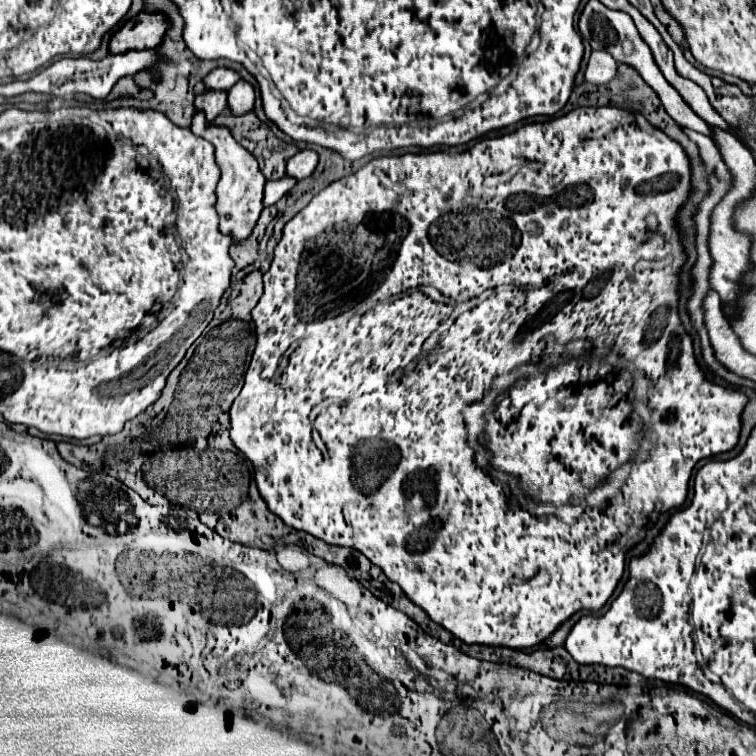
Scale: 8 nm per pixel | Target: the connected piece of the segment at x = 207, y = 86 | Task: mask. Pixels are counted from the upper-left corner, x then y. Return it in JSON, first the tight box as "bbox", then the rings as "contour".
{"bbox":[204,68,238,90],"contour":[[[216,68],[204,78],[204,90],[230,90],[238,82],[238,74],[230,68]]]}

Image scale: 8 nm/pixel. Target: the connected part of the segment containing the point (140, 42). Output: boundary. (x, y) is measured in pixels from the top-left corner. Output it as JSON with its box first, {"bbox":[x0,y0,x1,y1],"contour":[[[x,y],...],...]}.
{"bbox":[110,12,170,54],"contour":[[[140,12],[112,36],[110,54],[124,54],[128,50],[152,50],[162,42],[168,26],[170,24],[162,14]]]}

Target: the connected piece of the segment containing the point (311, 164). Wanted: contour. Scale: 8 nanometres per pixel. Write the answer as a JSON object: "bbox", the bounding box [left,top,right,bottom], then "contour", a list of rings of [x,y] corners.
{"bbox":[286,150,318,180],"contour":[[[302,150],[288,160],[286,176],[292,176],[296,180],[304,180],[314,172],[316,164],[318,164],[318,154],[314,150]]]}

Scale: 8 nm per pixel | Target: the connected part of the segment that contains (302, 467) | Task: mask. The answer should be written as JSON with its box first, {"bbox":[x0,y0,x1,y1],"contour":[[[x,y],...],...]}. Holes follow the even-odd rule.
{"bbox":[230,106,748,648],"contour":[[[592,106],[592,108],[576,108],[576,110],[572,110],[572,112],[568,112],[568,114],[566,114],[566,116],[560,116],[560,118],[554,118],[554,120],[550,120],[550,122],[544,122],[544,124],[526,124],[526,126],[520,126],[520,128],[518,128],[518,130],[514,130],[514,132],[510,132],[510,134],[506,134],[506,136],[500,136],[500,138],[486,138],[486,140],[480,140],[480,142],[478,142],[478,144],[476,144],[476,146],[472,146],[472,148],[470,148],[470,150],[466,150],[466,152],[462,152],[462,154],[458,154],[458,152],[454,152],[454,154],[448,154],[448,152],[430,152],[430,154],[404,154],[404,156],[394,156],[394,158],[392,158],[392,156],[382,156],[382,158],[374,158],[374,160],[370,160],[370,162],[368,162],[368,164],[366,164],[366,166],[364,166],[364,168],[360,168],[360,170],[358,170],[358,172],[354,172],[354,174],[350,174],[350,176],[344,176],[344,178],[340,178],[340,180],[336,180],[336,182],[332,182],[332,184],[328,184],[328,186],[326,186],[326,188],[324,188],[324,190],[320,190],[320,192],[318,192],[318,194],[316,194],[316,196],[314,196],[314,198],[312,198],[312,200],[310,200],[310,204],[308,204],[308,206],[306,206],[306,208],[304,208],[304,210],[300,210],[300,212],[298,212],[298,214],[296,214],[296,216],[294,216],[294,218],[292,218],[292,220],[290,220],[290,222],[288,222],[288,224],[286,224],[286,226],[284,226],[284,232],[282,232],[282,240],[280,240],[280,242],[278,242],[278,246],[276,246],[276,250],[274,250],[274,260],[272,260],[272,266],[270,266],[270,270],[268,270],[268,272],[266,272],[266,274],[264,274],[264,294],[262,294],[262,298],[260,298],[260,302],[258,302],[258,304],[256,304],[256,308],[254,308],[254,310],[252,310],[252,320],[254,320],[254,324],[256,324],[256,334],[258,334],[258,342],[256,342],[256,350],[254,350],[254,354],[252,354],[252,362],[250,362],[250,366],[248,366],[248,372],[246,372],[246,382],[244,382],[244,388],[242,388],[242,392],[240,392],[240,394],[238,394],[238,398],[236,398],[236,400],[234,400],[234,404],[232,404],[232,408],[230,408],[230,438],[232,438],[232,442],[234,442],[234,446],[236,446],[236,448],[238,448],[238,450],[240,450],[240,452],[242,452],[242,454],[244,454],[244,456],[246,456],[246,458],[248,458],[248,460],[250,460],[250,462],[252,462],[252,466],[254,466],[254,478],[256,478],[256,486],[258,486],[258,492],[260,492],[260,496],[262,496],[262,498],[264,498],[264,502],[266,502],[266,504],[268,504],[268,508],[270,508],[270,512],[274,512],[274,514],[276,514],[276,516],[278,516],[278,518],[282,518],[282,522],[284,522],[284,524],[288,524],[288,526],[290,526],[290,528],[296,528],[296,530],[304,530],[304,532],[308,532],[308,534],[312,534],[312,536],[316,536],[316,538],[320,538],[320,540],[324,540],[324,542],[328,542],[328,544],[334,544],[334,546],[348,546],[348,548],[354,548],[354,550],[360,550],[360,552],[362,552],[362,554],[364,554],[364,556],[366,556],[366,558],[368,558],[368,560],[370,560],[370,562],[372,562],[372,564],[376,564],[376,566],[378,566],[378,568],[382,568],[382,572],[384,572],[384,574],[386,574],[386,576],[388,576],[388,580],[392,580],[392,582],[396,582],[396,584],[398,584],[398,586],[400,586],[400,588],[402,588],[402,590],[404,590],[404,594],[406,594],[406,596],[408,596],[408,598],[410,598],[410,600],[412,600],[412,602],[414,602],[414,604],[416,604],[416,606],[420,606],[420,608],[422,608],[422,610],[424,610],[424,612],[426,612],[426,614],[428,614],[428,616],[430,616],[430,618],[432,618],[432,620],[434,620],[434,622],[436,622],[436,624],[440,624],[440,626],[442,626],[442,628],[446,628],[446,630],[448,630],[448,632],[452,632],[452,636],[454,636],[454,638],[460,638],[460,640],[462,640],[462,642],[464,642],[464,644],[486,644],[486,646],[508,646],[508,648],[532,648],[532,646],[536,646],[536,644],[542,644],[542,642],[544,642],[544,640],[546,640],[546,638],[550,638],[550,636],[552,636],[552,634],[554,634],[554,632],[556,632],[556,630],[558,630],[558,628],[560,628],[560,626],[562,626],[562,624],[564,624],[564,622],[566,622],[566,620],[568,620],[568,618],[570,618],[570,616],[572,616],[572,614],[576,614],[576,612],[580,612],[580,610],[594,610],[594,612],[598,612],[598,610],[600,610],[600,608],[602,608],[602,606],[604,606],[604,604],[606,604],[606,602],[608,602],[608,598],[610,598],[610,596],[612,596],[612,592],[614,592],[614,590],[616,590],[616,586],[618,586],[618,582],[620,582],[620,578],[622,578],[622,574],[624,574],[624,552],[626,552],[626,550],[628,550],[628,548],[626,548],[626,546],[630,546],[630,548],[632,548],[632,546],[634,546],[634,544],[638,544],[638,542],[640,542],[640,540],[642,540],[642,538],[644,538],[644,528],[646,528],[646,526],[648,526],[648,524],[652,524],[652,522],[656,522],[656,520],[658,520],[658,514],[662,514],[662,512],[668,512],[668,510],[672,510],[672,508],[676,508],[676,506],[682,506],[682,504],[684,504],[684,500],[686,500],[686,494],[688,494],[688,480],[690,480],[690,472],[692,472],[692,468],[694,468],[694,466],[696,466],[696,462],[698,462],[698,460],[702,460],[702,458],[710,458],[710,456],[716,456],[716,454],[722,454],[722,452],[730,452],[730,450],[732,450],[732,448],[734,448],[734,446],[736,446],[736,444],[738,444],[738,438],[740,438],[740,426],[742,426],[742,418],[740,418],[740,414],[742,414],[742,412],[744,412],[744,406],[746,406],[746,402],[748,402],[748,398],[746,398],[746,394],[744,394],[744,392],[740,392],[740,390],[730,390],[730,388],[724,388],[724,386],[718,386],[718,384],[714,384],[714,382],[710,382],[710,380],[708,380],[708,378],[706,378],[706,374],[704,374],[704,372],[702,372],[702,368],[700,368],[700,366],[698,366],[698,362],[696,362],[696,356],[694,356],[694,344],[692,344],[692,338],[690,338],[690,334],[688,334],[688,332],[686,332],[686,330],[684,330],[684,326],[682,326],[682,322],[680,322],[680,316],[678,316],[678,298],[680,298],[680,292],[678,292],[678,288],[680,288],[680,270],[682,270],[682,266],[684,266],[684,262],[686,262],[686,254],[684,254],[684,246],[682,246],[682,240],[680,240],[680,232],[678,232],[678,210],[680,210],[680,206],[684,206],[684,202],[686,202],[686,200],[688,200],[688,196],[690,196],[690,190],[692,190],[692,182],[690,182],[690,176],[692,176],[692,172],[690,172],[690,158],[688,158],[688,154],[686,154],[686,150],[684,150],[684,148],[682,148],[682,146],[680,146],[680,144],[678,144],[678,142],[676,142],[676,140],[672,140],[672,138],[670,138],[670,136],[666,136],[666,134],[664,134],[664,132],[662,132],[662,130],[660,130],[660,128],[654,128],[654,126],[650,126],[650,122],[648,122],[648,120],[646,120],[646,118],[644,118],[644,116],[642,116],[642,114],[640,114],[640,112],[630,112],[630,110],[622,110],[622,108],[614,108],[614,106],[602,106],[602,108],[594,108],[594,106]],[[472,212],[476,212],[476,220],[474,220],[474,236],[472,236]],[[504,224],[506,224],[506,246],[504,246],[504,244],[502,244],[502,246],[500,246],[500,244],[494,244],[494,242],[498,242],[498,232],[502,232],[502,226],[504,226]],[[348,284],[354,284],[354,286],[356,286],[356,290],[348,290]],[[416,286],[434,286],[434,288],[436,288],[436,290],[440,290],[440,292],[442,292],[442,294],[444,294],[444,296],[446,296],[446,298],[450,298],[450,300],[454,300],[454,302],[464,302],[464,304],[466,304],[466,310],[464,310],[464,312],[462,312],[462,314],[460,314],[460,316],[456,316],[456,314],[454,314],[454,320],[452,320],[452,324],[450,324],[450,328],[448,328],[448,330],[444,330],[444,332],[442,332],[442,334],[440,334],[440,338],[438,338],[438,344],[436,344],[436,346],[438,346],[438,350],[430,350],[430,352],[420,352],[420,350],[422,350],[422,346],[424,346],[424,342],[426,342],[426,340],[428,340],[428,338],[430,338],[430,334],[432,334],[432,332],[434,332],[434,330],[436,330],[436,328],[438,328],[438,326],[440,326],[440,324],[442,324],[442,322],[444,322],[444,320],[446,320],[446,318],[448,318],[448,316],[450,316],[450,314],[452,314],[452,310],[454,310],[454,306],[452,306],[452,304],[440,304],[440,302],[434,302],[434,300],[430,300],[430,298],[428,298],[428,296],[426,296],[426,294],[422,294],[422,292],[420,292],[420,290],[416,290]],[[374,296],[378,296],[378,298],[376,298],[376,300],[378,300],[378,302],[380,302],[380,300],[382,300],[382,302],[380,302],[380,304],[378,304],[378,302],[372,302],[372,308],[364,308],[364,310],[358,310],[358,312],[356,312],[356,308],[358,308],[358,306],[354,306],[354,308],[352,308],[352,304],[362,304],[362,302],[368,302],[368,300],[374,300]],[[600,334],[606,334],[606,336],[608,336],[608,342],[612,342],[612,350],[614,350],[614,352],[618,352],[618,354],[620,354],[620,356],[624,356],[624,358],[630,358],[630,360],[632,360],[632,361],[624,361],[624,360],[621,360],[621,359],[620,359],[620,358],[618,358],[618,357],[617,357],[617,356],[616,356],[616,355],[615,355],[615,354],[614,354],[614,353],[609,353],[609,354],[607,354],[607,355],[599,355],[599,356],[598,356],[598,355],[597,355],[597,354],[596,354],[596,353],[593,353],[593,354],[592,354],[592,355],[590,355],[590,356],[589,356],[589,357],[588,357],[588,358],[586,358],[586,360],[583,360],[583,359],[578,359],[578,360],[571,360],[571,361],[570,361],[570,362],[568,362],[568,361],[566,361],[566,362],[563,362],[563,363],[561,363],[561,364],[558,364],[558,366],[554,366],[554,368],[550,368],[550,370],[546,370],[546,372],[544,372],[544,374],[541,374],[541,367],[542,367],[542,366],[540,366],[540,365],[539,365],[539,364],[538,364],[538,362],[533,362],[533,361],[529,361],[529,362],[526,362],[526,360],[542,360],[542,358],[544,358],[544,356],[542,356],[542,350],[544,350],[544,340],[545,340],[545,342],[546,342],[546,344],[547,344],[547,345],[546,345],[546,348],[545,348],[545,351],[544,351],[544,352],[545,352],[545,354],[546,354],[546,355],[547,355],[547,357],[554,357],[554,358],[560,358],[560,350],[584,350],[584,342],[595,342],[595,340],[581,340],[581,339],[578,339],[578,340],[576,340],[576,338],[598,338],[598,336],[600,336]],[[476,346],[478,346],[478,348],[494,348],[494,360],[496,360],[496,362],[488,362],[488,356],[470,356],[470,354],[468,354],[468,352],[470,352],[470,348],[476,348]],[[633,362],[634,362],[634,364],[636,364],[636,368],[638,368],[638,370],[640,370],[640,372],[644,372],[644,374],[646,374],[646,376],[652,376],[652,378],[654,378],[654,380],[656,380],[656,392],[654,392],[654,394],[652,394],[652,396],[650,396],[650,406],[652,406],[652,408],[654,408],[654,416],[652,416],[652,422],[650,422],[650,426],[646,426],[646,430],[642,430],[642,434],[644,434],[644,432],[646,432],[646,436],[648,436],[648,438],[650,438],[650,440],[656,440],[656,444],[658,444],[658,448],[656,448],[656,452],[654,452],[654,454],[652,454],[652,456],[650,456],[650,455],[651,455],[651,450],[652,450],[652,449],[653,449],[653,445],[652,445],[652,444],[651,444],[651,443],[649,443],[649,442],[648,442],[648,441],[647,441],[647,440],[646,440],[646,439],[645,439],[645,441],[644,441],[644,438],[643,438],[643,436],[640,436],[640,437],[639,437],[639,438],[638,438],[638,432],[640,432],[640,430],[636,430],[636,432],[634,432],[634,420],[632,420],[632,416],[630,416],[630,407],[631,407],[631,413],[632,413],[632,414],[638,414],[638,416],[640,416],[640,417],[641,417],[641,418],[642,418],[642,419],[643,419],[643,420],[646,420],[646,419],[650,419],[650,417],[651,417],[651,414],[652,414],[652,411],[651,411],[651,410],[650,410],[650,408],[649,408],[649,407],[648,407],[648,391],[649,391],[649,387],[650,387],[650,386],[653,386],[653,383],[652,383],[652,381],[651,381],[651,379],[647,379],[647,378],[645,378],[645,377],[644,377],[644,375],[643,375],[643,374],[642,374],[642,373],[640,373],[640,372],[637,372],[637,371],[636,371],[636,369],[635,369],[635,366],[634,366],[634,364],[633,364]],[[528,376],[529,376],[529,377],[532,377],[532,378],[528,378],[528,380],[524,380],[524,382],[516,382],[516,384],[514,384],[514,382],[515,382],[515,380],[517,380],[517,379],[519,379],[519,378],[522,378],[522,377],[528,377]],[[504,387],[505,387],[505,389],[506,389],[506,391],[505,391],[505,392],[507,392],[507,391],[508,391],[508,396],[506,396],[506,398],[504,398],[504,396],[502,396],[502,398],[498,398],[498,400],[496,400],[496,404],[495,404],[495,399],[496,399],[496,398],[497,398],[497,396],[498,396],[498,395],[499,395],[499,393],[501,393],[501,391],[503,391],[503,388],[504,388]],[[481,432],[482,432],[482,434],[480,434],[480,444],[482,444],[482,446],[484,446],[484,448],[486,448],[486,451],[485,451],[485,449],[483,449],[483,448],[482,448],[482,447],[478,447],[478,445],[477,445],[477,443],[476,443],[476,442],[474,442],[474,439],[475,439],[475,433],[481,433]],[[468,445],[469,445],[469,446],[470,446],[470,447],[471,447],[471,448],[472,448],[472,449],[473,449],[473,450],[474,450],[474,451],[475,451],[475,453],[476,453],[476,455],[475,455],[475,461],[476,461],[476,463],[477,463],[477,465],[478,465],[478,467],[479,467],[479,468],[481,468],[481,469],[483,469],[483,470],[487,470],[487,469],[488,469],[488,460],[490,460],[490,468],[494,468],[494,470],[493,470],[493,469],[492,469],[492,470],[491,470],[491,476],[492,476],[492,478],[493,478],[493,480],[495,480],[495,481],[498,481],[498,480],[503,480],[503,481],[506,481],[506,482],[509,482],[509,489],[510,489],[510,492],[511,492],[511,494],[512,494],[512,495],[513,495],[513,496],[514,496],[514,497],[515,497],[515,498],[516,498],[516,499],[517,499],[517,500],[518,500],[518,501],[519,501],[519,502],[518,502],[518,503],[519,503],[519,504],[522,504],[522,502],[523,502],[523,500],[525,500],[525,498],[529,498],[529,497],[527,497],[527,496],[530,496],[530,498],[536,498],[536,500],[538,500],[538,502],[542,502],[542,504],[539,504],[539,505],[537,505],[537,506],[536,506],[536,515],[537,515],[537,516],[542,516],[542,518],[536,518],[536,516],[534,516],[534,512],[532,512],[532,510],[530,510],[530,508],[512,508],[512,510],[510,510],[510,508],[508,508],[508,502],[512,502],[512,500],[510,500],[510,496],[506,496],[506,492],[504,492],[504,490],[506,490],[506,488],[502,488],[502,482],[490,482],[490,478],[488,478],[488,474],[486,474],[486,472],[482,472],[482,470],[478,470],[478,468],[476,468],[476,464],[474,464],[474,452],[472,452],[472,450],[470,450],[470,448],[468,448]],[[636,456],[638,456],[638,457],[645,457],[645,458],[646,458],[646,459],[648,459],[648,458],[649,458],[649,457],[650,457],[650,460],[646,460],[646,462],[634,462],[634,463],[633,463],[633,464],[632,464],[632,468],[631,468],[631,469],[630,469],[630,466],[628,466],[628,462],[632,462],[632,460],[636,460]],[[614,498],[616,498],[616,500],[614,500],[614,502],[612,502],[612,504],[610,504],[610,506],[608,506],[608,514],[602,514],[602,512],[600,512],[600,510],[596,510],[596,508],[586,508],[586,512],[584,512],[584,518],[582,518],[582,520],[580,520],[580,522],[578,522],[578,524],[574,524],[574,523],[576,523],[576,522],[577,522],[577,521],[578,521],[578,520],[579,520],[579,519],[580,519],[580,518],[581,518],[581,516],[580,516],[580,508],[574,508],[574,507],[572,507],[572,506],[578,506],[578,504],[584,504],[584,502],[585,502],[585,505],[589,505],[589,506],[592,506],[592,507],[599,507],[599,508],[600,508],[600,509],[601,509],[601,510],[602,510],[602,511],[605,511],[605,509],[606,509],[606,507],[607,507],[607,505],[608,505],[608,503],[609,503],[609,502],[610,502],[610,501],[611,501],[611,500],[612,500],[612,499],[614,499]],[[545,514],[546,514],[546,515],[549,515],[549,514],[551,514],[551,515],[552,515],[552,516],[553,516],[553,518],[552,518],[552,520],[551,520],[551,519],[550,519],[550,520],[545,520],[545,519],[544,519],[544,516],[543,516],[543,515],[545,515]],[[540,570],[546,570],[546,572],[548,572],[548,574],[550,574],[550,584],[548,584],[548,586],[544,586],[544,588],[532,588],[532,586],[528,586],[528,584],[526,584],[526,582],[528,582],[528,580],[530,580],[530,578],[534,578],[534,576],[536,576],[536,574],[538,574],[538,572],[540,572]]]}

